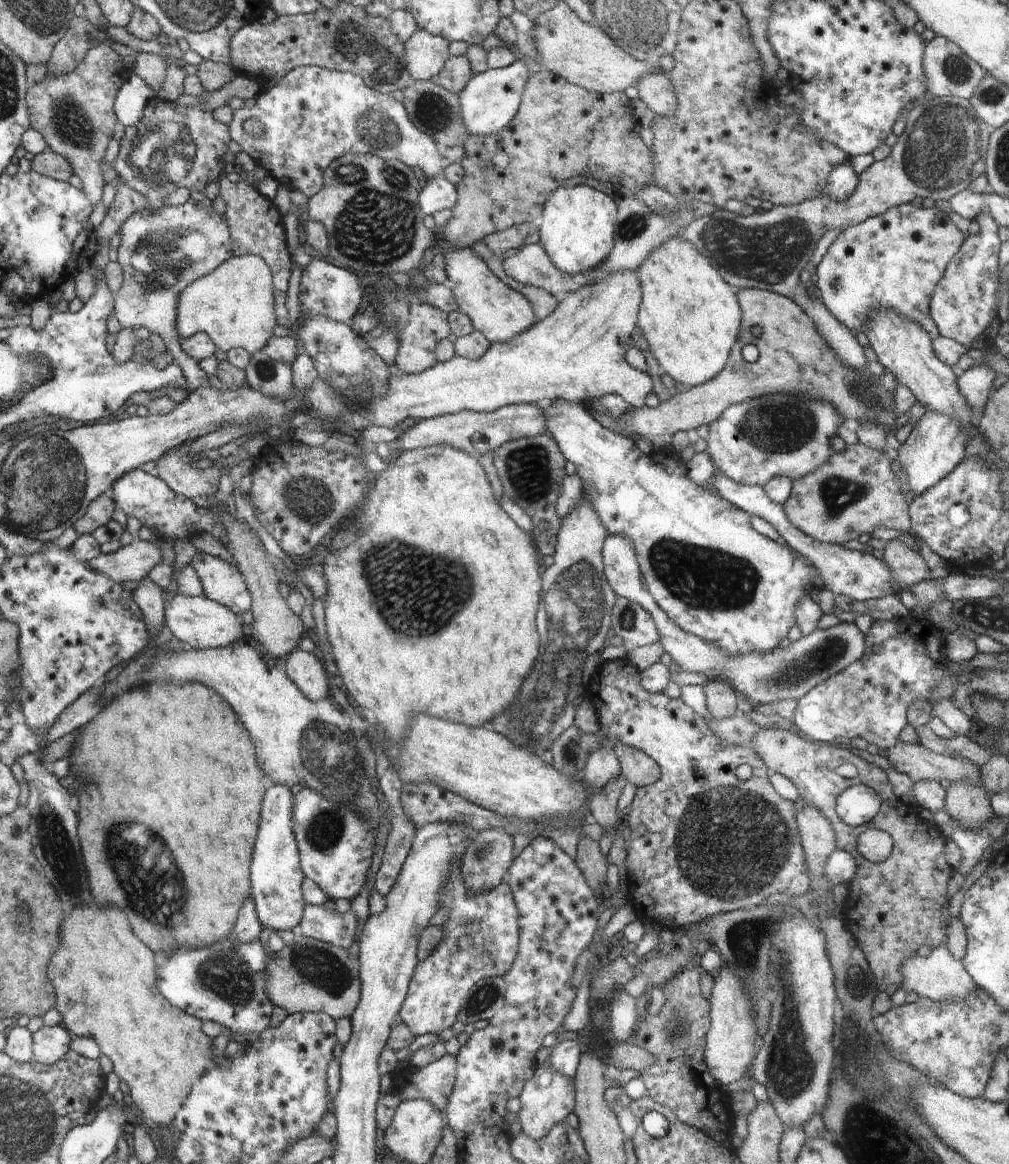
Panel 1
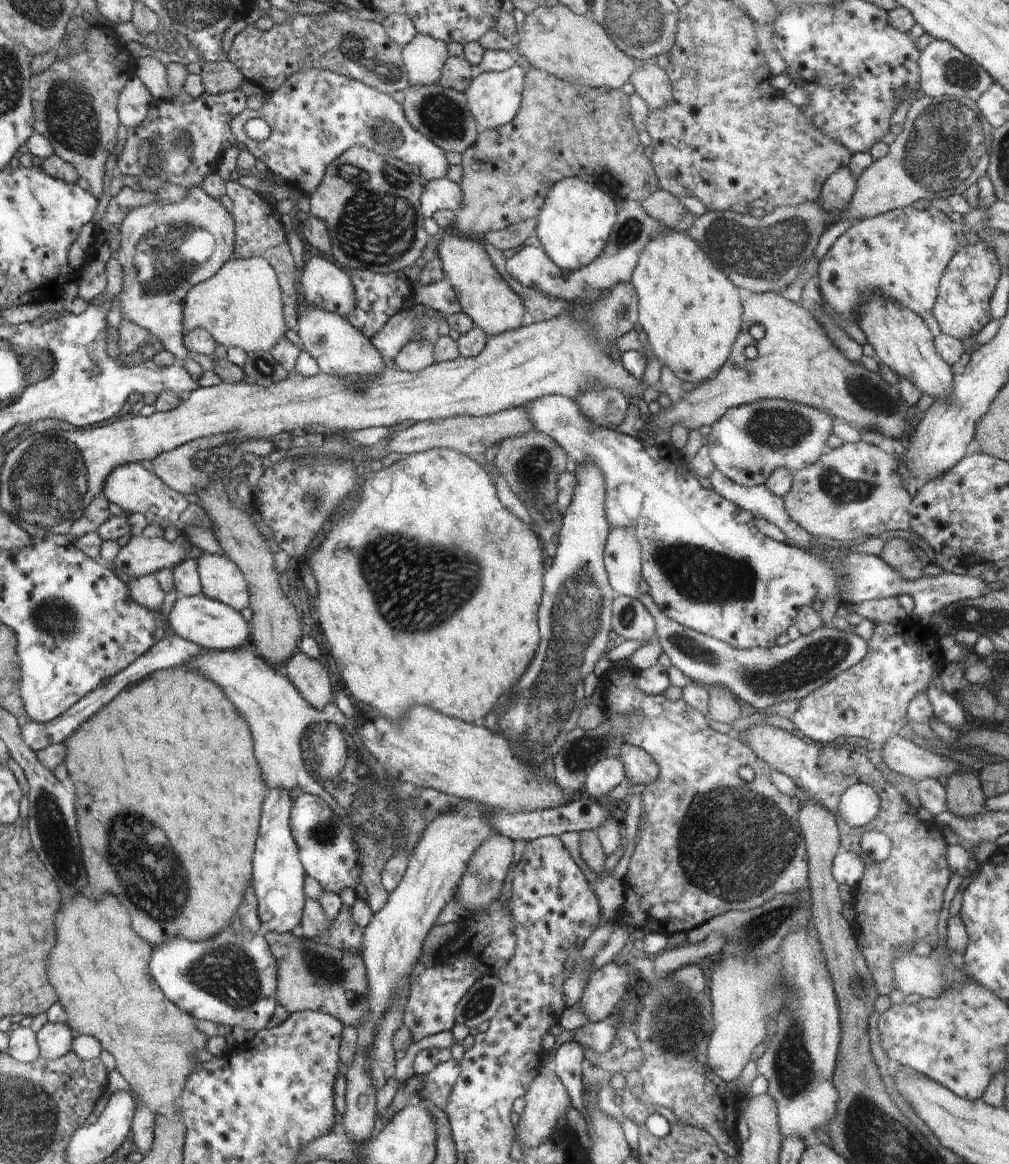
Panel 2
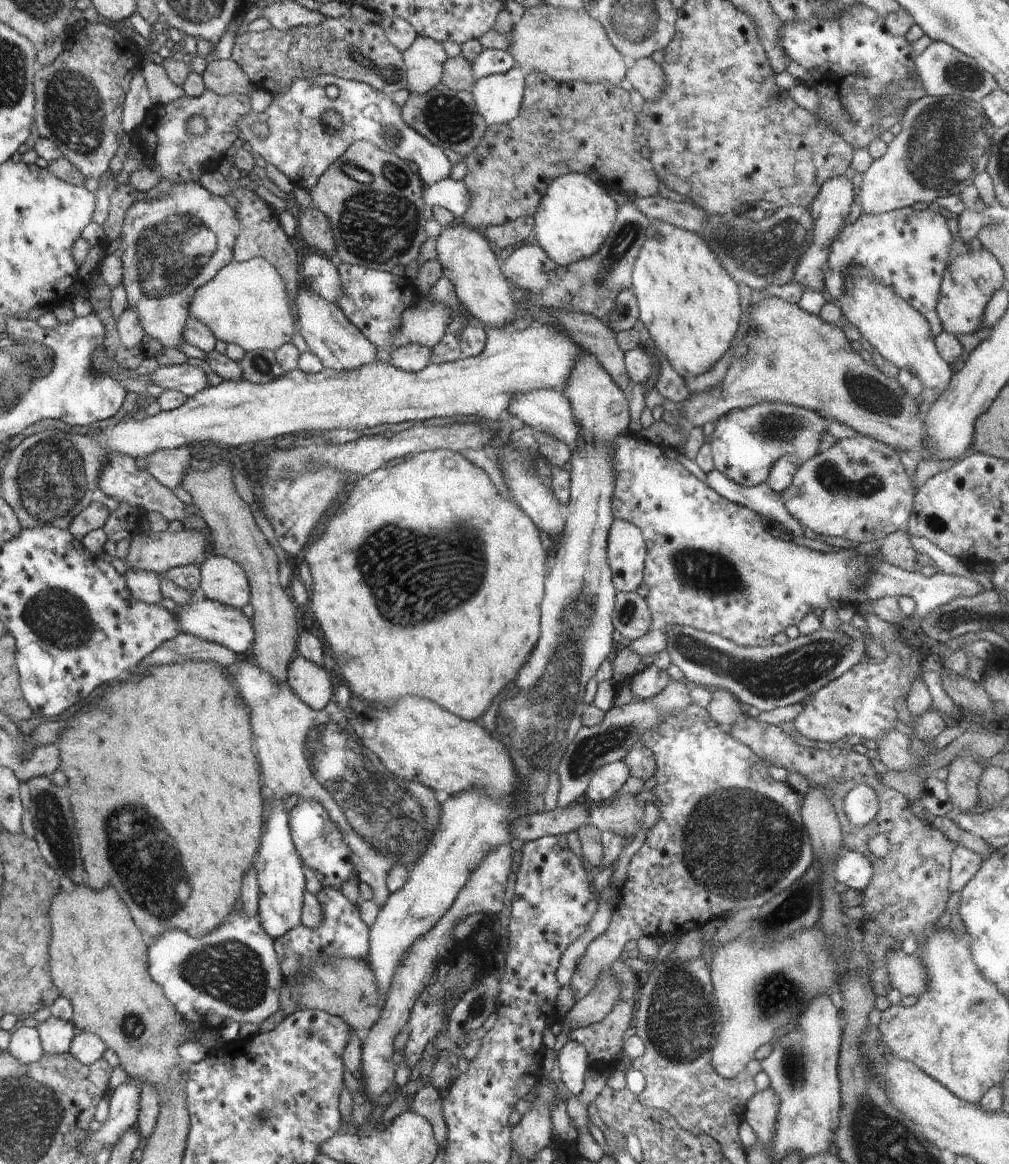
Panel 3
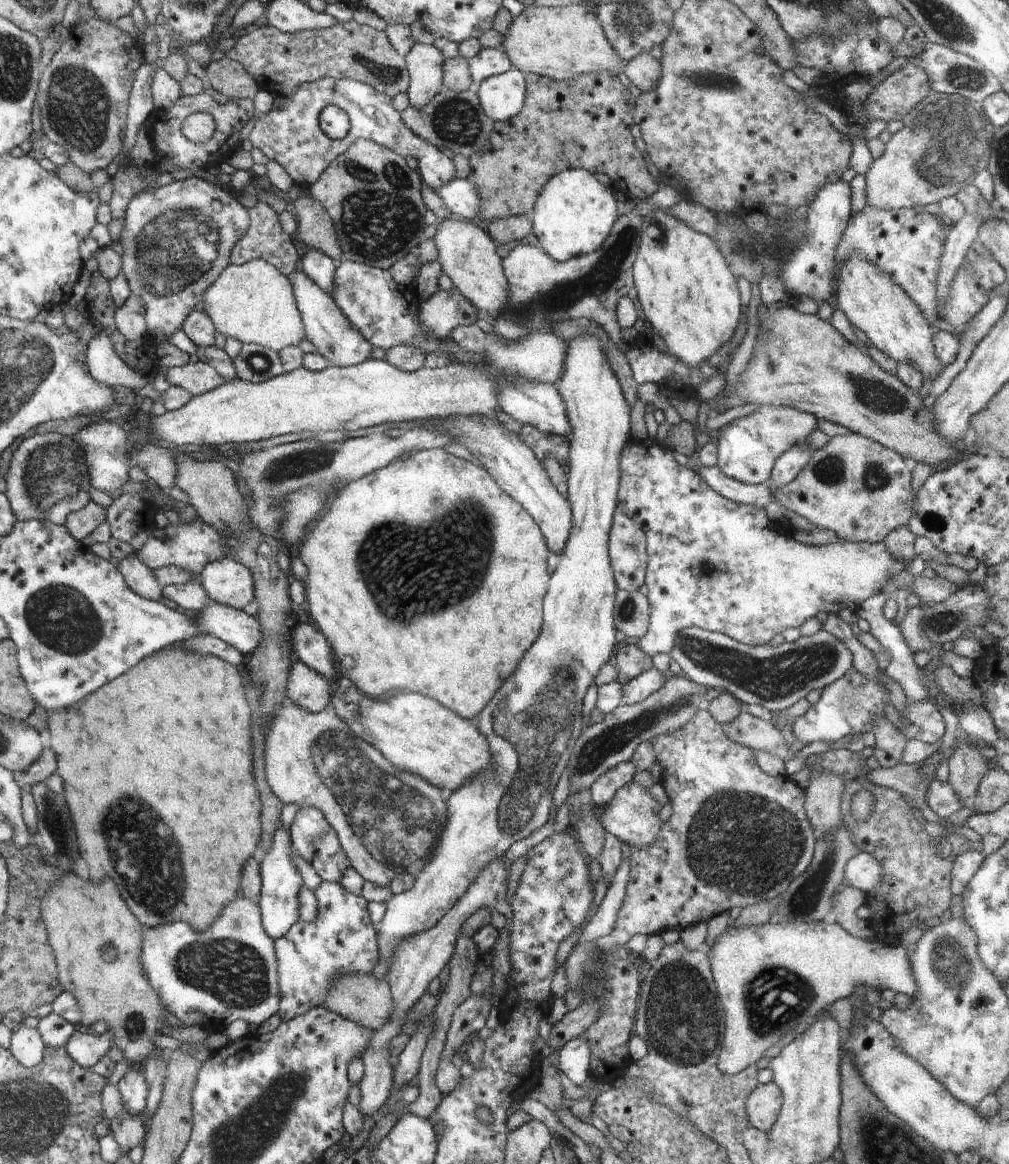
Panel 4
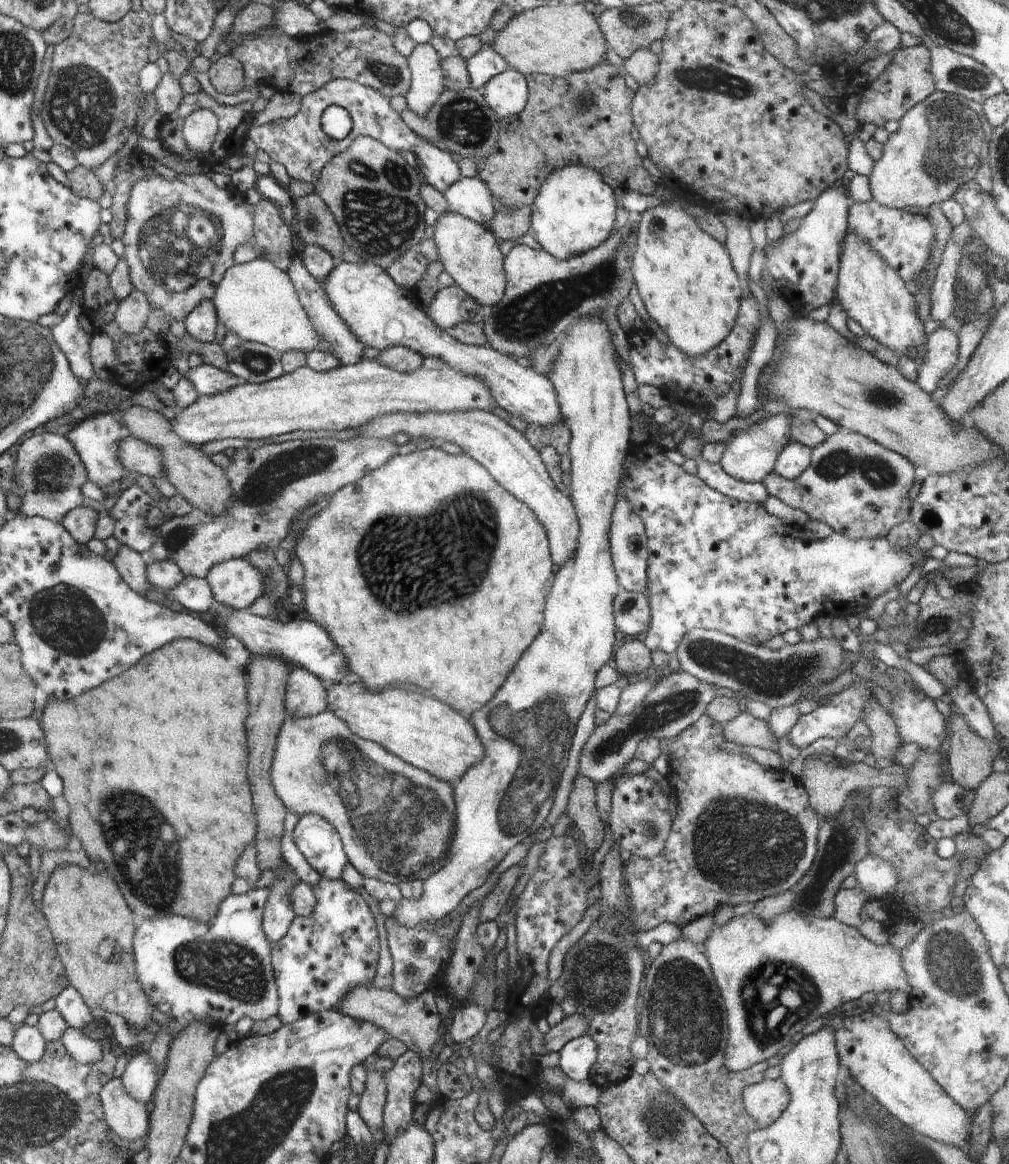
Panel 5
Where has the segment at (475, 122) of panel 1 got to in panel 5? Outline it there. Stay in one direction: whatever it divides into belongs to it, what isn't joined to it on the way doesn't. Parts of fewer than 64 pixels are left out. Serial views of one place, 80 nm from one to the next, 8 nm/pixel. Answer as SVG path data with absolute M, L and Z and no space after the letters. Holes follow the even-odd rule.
M509 67L482 88L485 101L502 118L516 117L530 100L530 88L523 73Z

